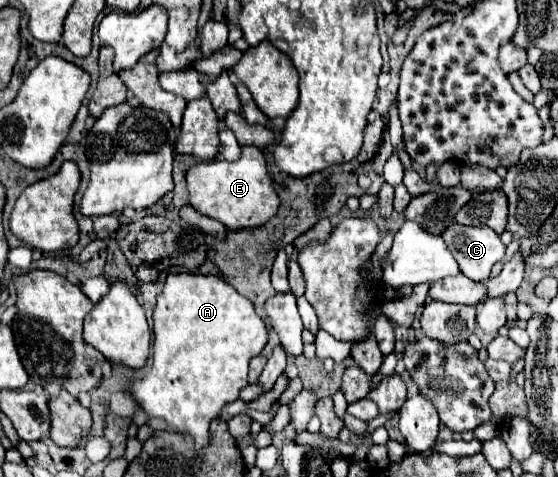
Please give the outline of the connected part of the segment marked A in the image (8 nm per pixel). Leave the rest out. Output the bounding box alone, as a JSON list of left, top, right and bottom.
[132,274,268,452]

